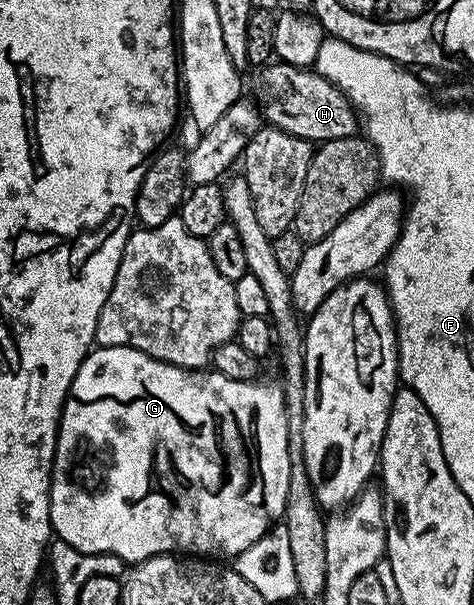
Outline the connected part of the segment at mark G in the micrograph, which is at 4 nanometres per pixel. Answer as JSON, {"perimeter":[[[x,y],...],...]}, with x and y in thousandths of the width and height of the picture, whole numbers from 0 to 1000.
{"perimeter":[[[215,572],[196,577],[179,592],[177,600],[165,608],[156,621],[152,638],[143,645],[143,660],[135,663],[135,676],[127,681],[127,712],[118,717],[118,757],[110,762],[110,805],[105,807],[105,860],[116,888],[129,896],[148,899],[158,909],[171,909],[184,916],[238,916],[257,924],[266,932],[293,932],[310,922],[329,922],[338,916],[365,919],[437,919],[447,926],[489,926],[498,917],[532,909],[549,891],[568,881],[574,861],[589,858],[599,848],[603,833],[603,813],[612,800],[612,754],[608,752],[608,696],[603,694],[603,674],[599,673],[599,648],[589,636],[572,638],[551,628],[508,628],[504,625],[479,625],[454,615],[430,612],[386,612],[382,605],[361,605],[357,598],[344,598],[331,592],[308,588],[308,582],[291,582],[272,572]]]}

